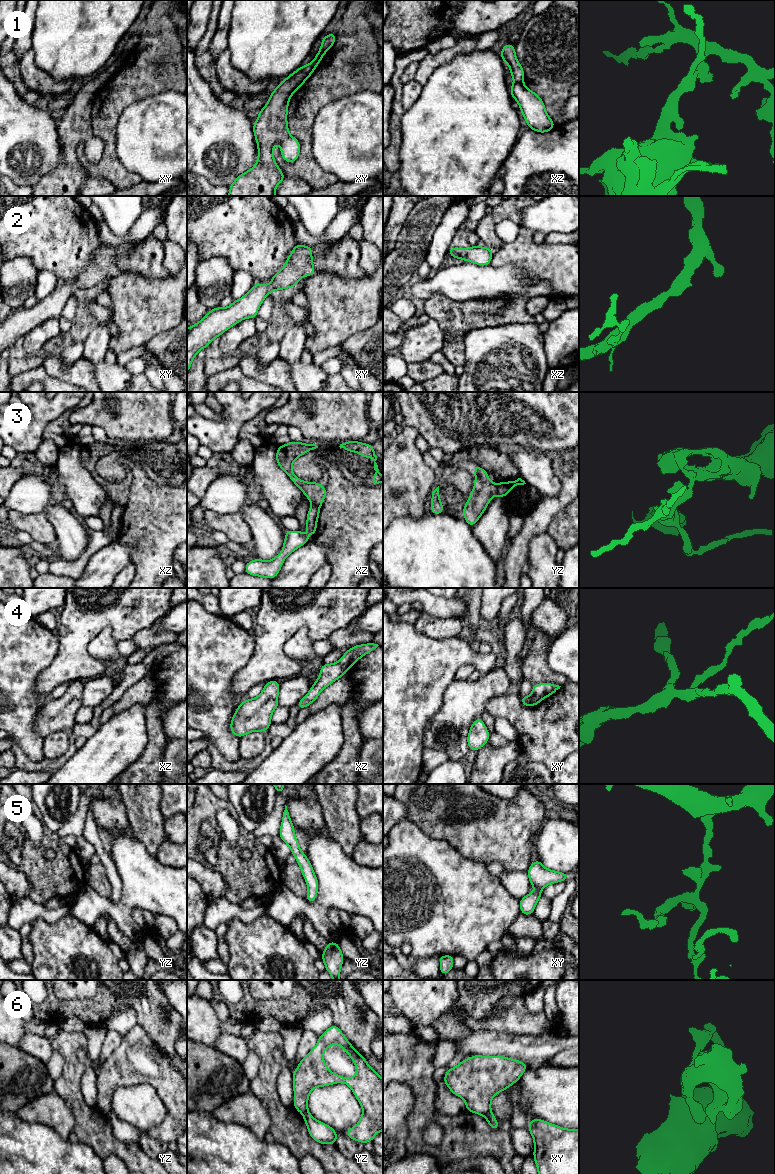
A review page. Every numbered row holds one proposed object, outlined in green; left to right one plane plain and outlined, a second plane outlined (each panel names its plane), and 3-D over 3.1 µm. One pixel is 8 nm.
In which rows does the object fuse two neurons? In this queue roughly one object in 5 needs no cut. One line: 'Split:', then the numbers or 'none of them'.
Split: 1, 3, 4, 6

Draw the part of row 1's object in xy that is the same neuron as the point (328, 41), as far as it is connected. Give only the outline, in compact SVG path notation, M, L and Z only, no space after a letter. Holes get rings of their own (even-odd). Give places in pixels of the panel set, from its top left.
M336 32L330 33L322 38L322 44L316 56L324 56L325 53L334 45L336 40Z

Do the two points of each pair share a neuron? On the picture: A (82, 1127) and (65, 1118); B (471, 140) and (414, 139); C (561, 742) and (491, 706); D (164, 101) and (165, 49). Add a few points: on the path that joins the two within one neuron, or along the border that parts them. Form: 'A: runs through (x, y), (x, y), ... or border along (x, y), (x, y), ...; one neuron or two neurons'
A: border along (64, 1102), (74, 1119), (73, 1130); two neurons
B: runs through (457, 140), (434, 141), (428, 139); one neuron
C: runs through (544, 731), (524, 720), (508, 706); one neuron
D: border along (176, 90), (164, 90), (147, 96), (142, 100); two neurons

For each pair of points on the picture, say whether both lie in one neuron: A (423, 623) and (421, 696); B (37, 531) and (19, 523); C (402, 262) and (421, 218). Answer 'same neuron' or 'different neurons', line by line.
A: different neurons
B: same neuron
C: same neuron

